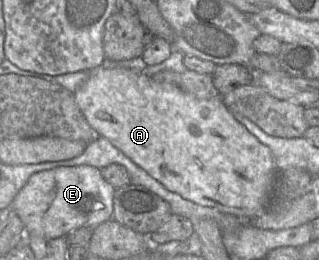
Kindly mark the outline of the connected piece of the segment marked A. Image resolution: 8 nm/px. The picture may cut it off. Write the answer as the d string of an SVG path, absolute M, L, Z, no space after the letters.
M101 65L88 71L85 82L73 94L88 124L168 190L246 219L267 207L278 173L272 152L234 118L221 97L200 99L175 85L157 83L143 72Z

